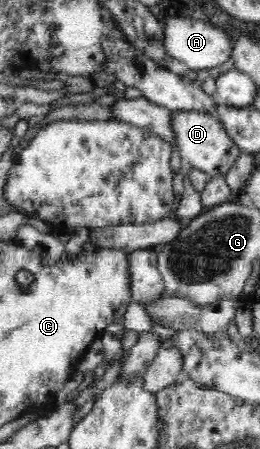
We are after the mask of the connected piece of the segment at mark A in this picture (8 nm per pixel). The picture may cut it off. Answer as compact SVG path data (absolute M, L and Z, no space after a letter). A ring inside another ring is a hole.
M167 17L164 20L165 47L173 58L187 65L190 69L199 70L215 68L229 62L235 50L235 41L223 27L214 27L205 19L187 17Z

